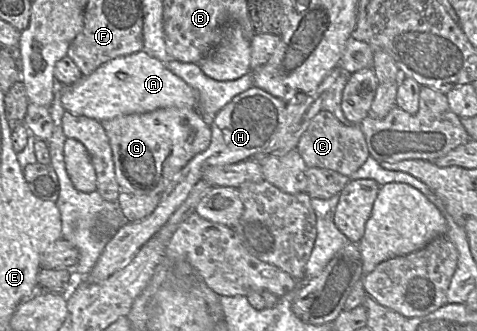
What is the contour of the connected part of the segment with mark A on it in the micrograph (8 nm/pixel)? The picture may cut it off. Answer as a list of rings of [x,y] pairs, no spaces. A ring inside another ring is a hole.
[[[139,51],[116,57],[97,68],[78,82],[63,87],[61,102],[64,109],[74,115],[82,115],[100,122],[113,118],[152,112],[160,108],[195,108],[198,94],[180,77],[171,72],[167,65]]]

